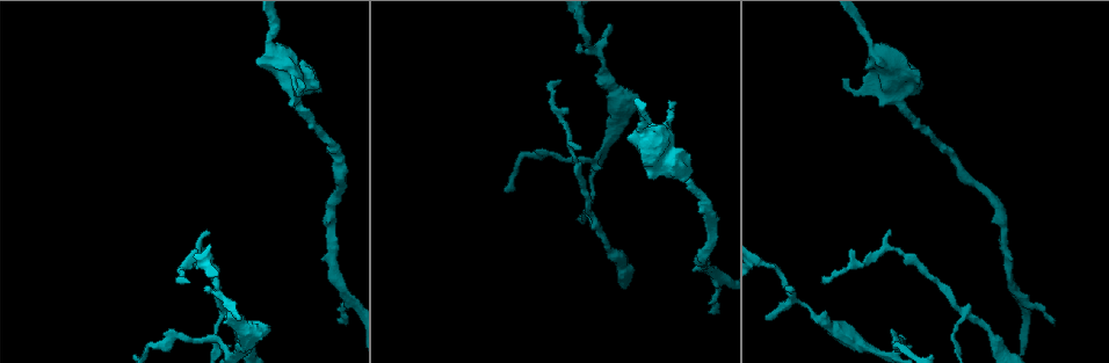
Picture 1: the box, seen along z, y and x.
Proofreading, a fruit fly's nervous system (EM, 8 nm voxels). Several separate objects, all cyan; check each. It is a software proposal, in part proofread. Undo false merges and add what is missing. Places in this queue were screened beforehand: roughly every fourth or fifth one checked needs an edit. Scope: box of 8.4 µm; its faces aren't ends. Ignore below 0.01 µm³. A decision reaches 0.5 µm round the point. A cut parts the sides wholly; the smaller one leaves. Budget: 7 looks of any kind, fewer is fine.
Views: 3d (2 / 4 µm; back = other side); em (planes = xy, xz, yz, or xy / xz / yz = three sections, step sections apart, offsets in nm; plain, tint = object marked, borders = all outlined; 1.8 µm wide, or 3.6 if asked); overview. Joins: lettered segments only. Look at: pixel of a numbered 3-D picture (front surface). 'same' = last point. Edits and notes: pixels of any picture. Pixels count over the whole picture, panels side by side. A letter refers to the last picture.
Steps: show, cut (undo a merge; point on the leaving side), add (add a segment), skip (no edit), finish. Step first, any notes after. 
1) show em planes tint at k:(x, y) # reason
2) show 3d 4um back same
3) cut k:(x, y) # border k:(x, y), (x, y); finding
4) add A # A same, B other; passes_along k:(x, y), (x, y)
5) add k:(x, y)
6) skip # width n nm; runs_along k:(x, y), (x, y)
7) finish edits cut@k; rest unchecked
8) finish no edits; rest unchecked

show em yz step 8 tint at 1:(967, 314) # three-way junction

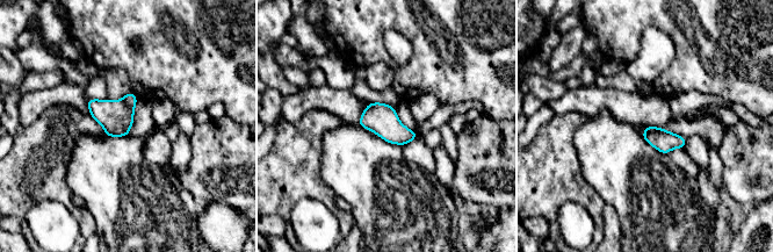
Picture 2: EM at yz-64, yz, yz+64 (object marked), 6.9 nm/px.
show em planes tint same # cut it another way

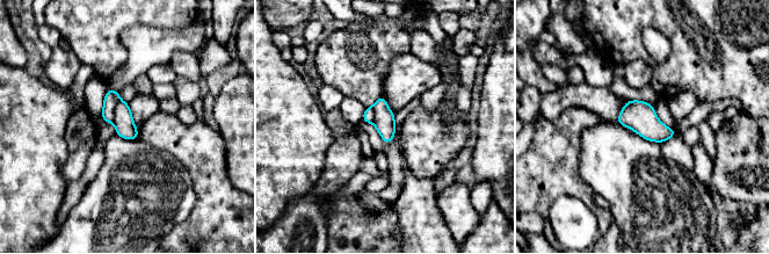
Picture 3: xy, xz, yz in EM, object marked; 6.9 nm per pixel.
show em planes borders same # what lies round it

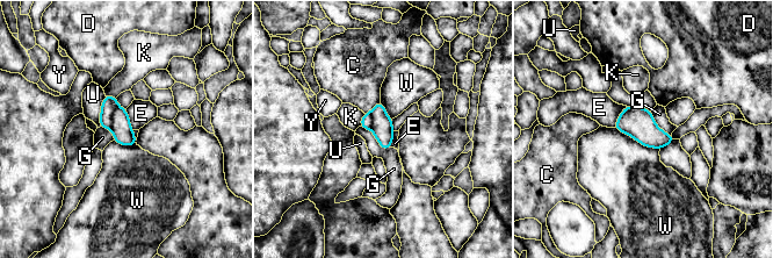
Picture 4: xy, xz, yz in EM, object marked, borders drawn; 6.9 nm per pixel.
cut 4:(123, 134) # C other, D other, E other, G other, K other, U other, W other, Y other; border 4:(117, 106), (113, 114), (110, 127); two cells meet here

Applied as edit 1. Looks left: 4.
show 3d 4um at 1:(1053, 324) # tapers out

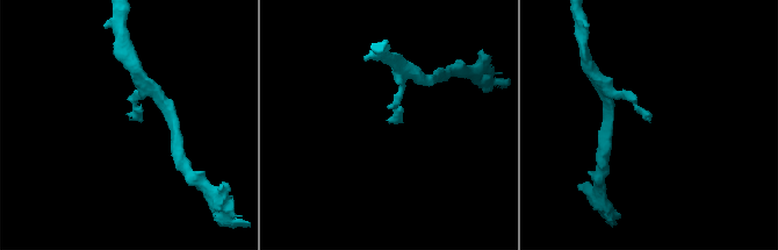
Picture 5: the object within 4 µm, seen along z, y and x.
show em yz step 4 borders at 5:(400, 121)

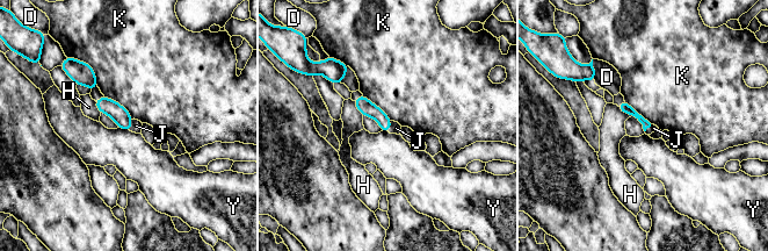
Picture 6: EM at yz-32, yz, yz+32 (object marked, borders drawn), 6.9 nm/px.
show em planes borders same

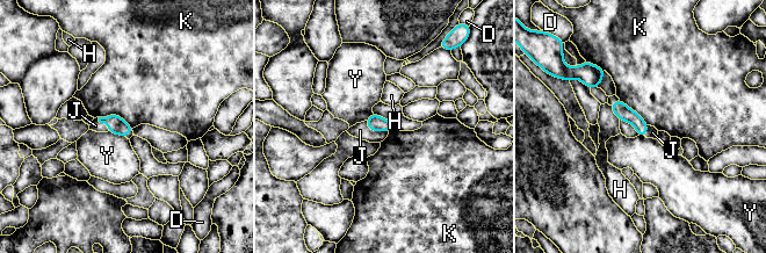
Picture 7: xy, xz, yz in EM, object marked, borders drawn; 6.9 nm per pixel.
add J # width 90 nm; D other, H other, J same, K other, Y other; passes_along 7:(375, 122), (375, 130), (360, 130); it goes on there

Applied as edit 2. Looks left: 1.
finish edits cut@4, add@7; rest unchecked

